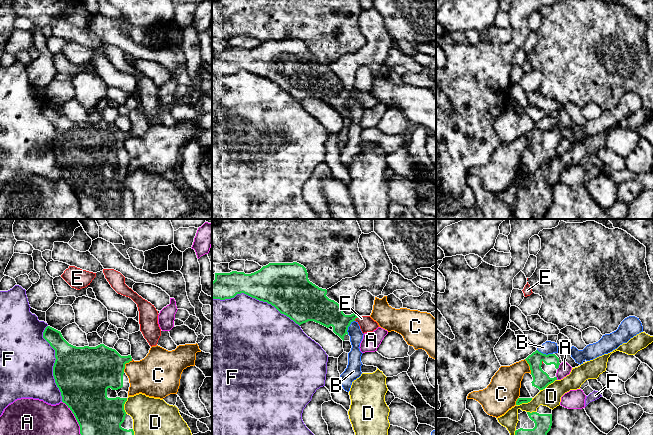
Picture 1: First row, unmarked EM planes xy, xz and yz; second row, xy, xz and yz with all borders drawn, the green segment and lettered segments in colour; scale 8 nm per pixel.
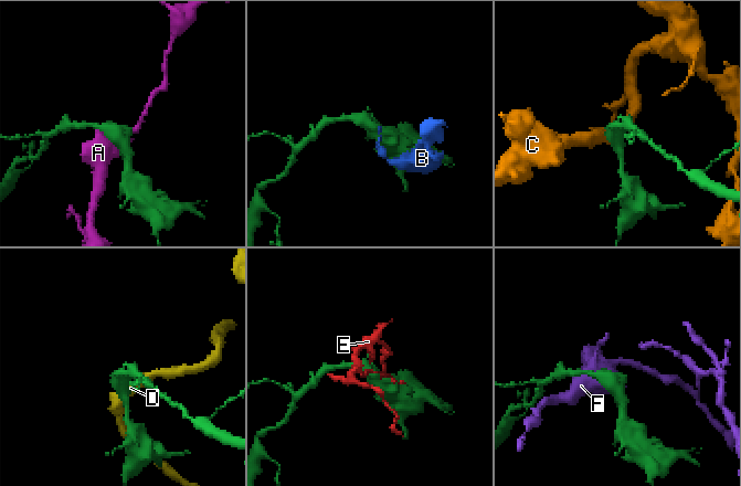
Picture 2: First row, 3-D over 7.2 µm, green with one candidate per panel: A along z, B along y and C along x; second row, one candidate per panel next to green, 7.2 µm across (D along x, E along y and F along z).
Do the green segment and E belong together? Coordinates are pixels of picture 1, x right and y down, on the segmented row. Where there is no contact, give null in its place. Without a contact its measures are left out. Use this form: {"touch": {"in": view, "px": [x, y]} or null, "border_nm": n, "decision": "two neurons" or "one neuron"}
{"touch": {"in": "xz", "px": [356, 317]}, "border_nm": 60, "decision": "one neuron"}

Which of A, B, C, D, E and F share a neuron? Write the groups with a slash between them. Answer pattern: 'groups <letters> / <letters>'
groups A / B / C / D / E / F

